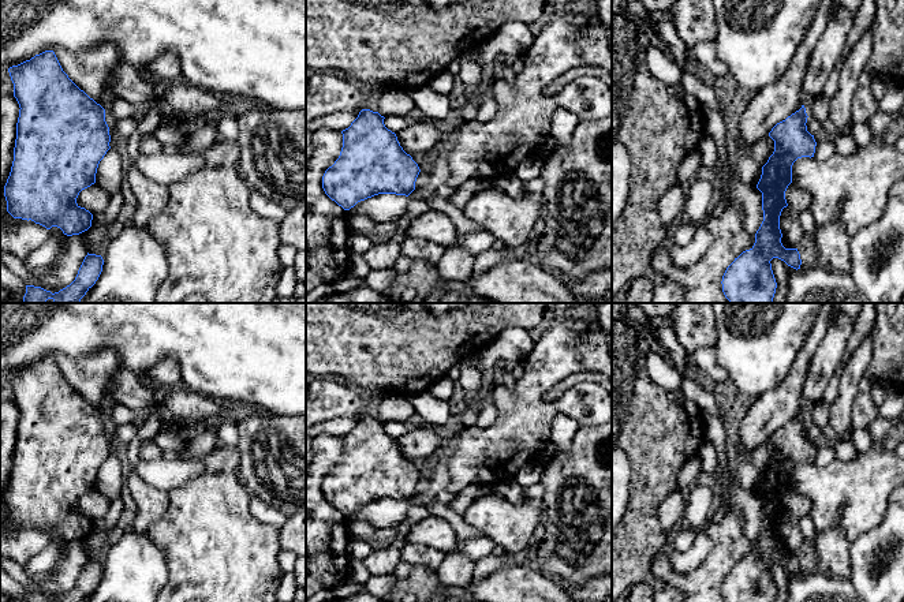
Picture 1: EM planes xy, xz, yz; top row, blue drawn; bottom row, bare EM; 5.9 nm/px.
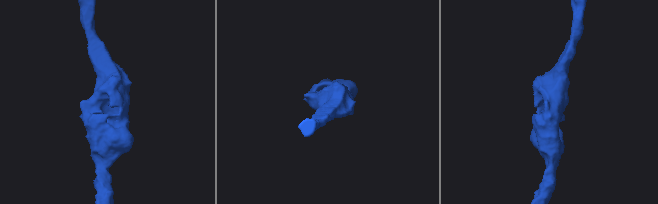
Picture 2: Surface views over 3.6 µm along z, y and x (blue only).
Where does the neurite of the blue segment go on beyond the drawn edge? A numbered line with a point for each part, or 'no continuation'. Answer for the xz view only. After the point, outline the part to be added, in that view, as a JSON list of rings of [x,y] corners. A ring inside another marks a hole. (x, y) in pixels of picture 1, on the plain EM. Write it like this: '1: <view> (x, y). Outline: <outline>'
no continuation

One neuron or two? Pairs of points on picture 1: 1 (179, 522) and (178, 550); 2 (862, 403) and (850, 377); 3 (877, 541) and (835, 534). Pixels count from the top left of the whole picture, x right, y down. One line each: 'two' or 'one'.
1: one
2: two
3: two

